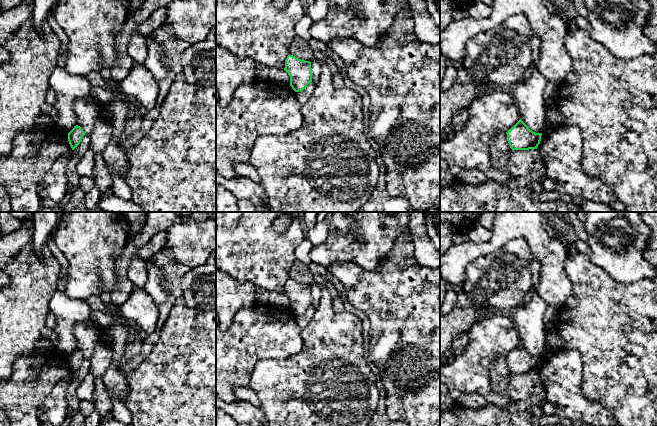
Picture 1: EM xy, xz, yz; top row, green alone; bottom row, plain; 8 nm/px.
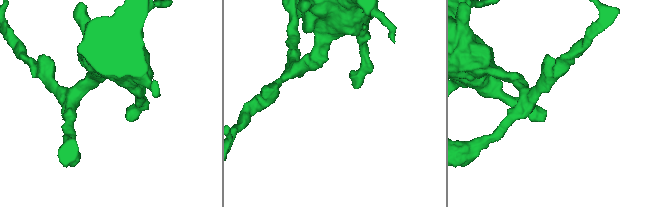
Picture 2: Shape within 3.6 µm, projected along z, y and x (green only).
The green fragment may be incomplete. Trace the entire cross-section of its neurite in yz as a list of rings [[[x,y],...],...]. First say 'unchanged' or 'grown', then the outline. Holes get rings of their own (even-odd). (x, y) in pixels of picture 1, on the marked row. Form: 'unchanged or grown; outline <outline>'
unchanged; outline [[[521,119],[506,134],[512,150],[537,149],[542,136],[542,133],[530,130]]]

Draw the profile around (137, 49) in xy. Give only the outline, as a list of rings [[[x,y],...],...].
[[[137,30],[133,31],[127,46],[127,52],[134,63],[143,64],[147,57],[147,45],[145,37]]]

